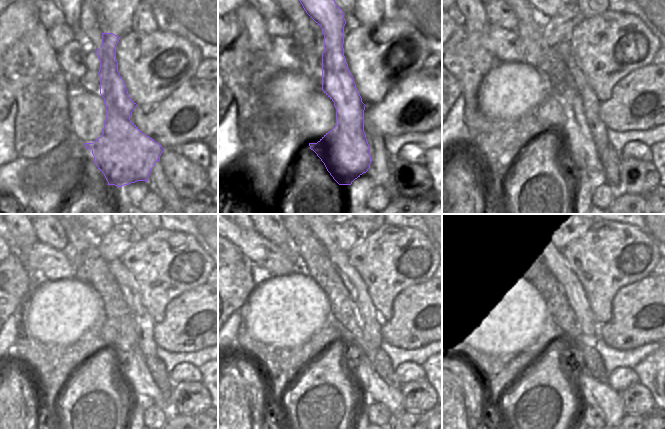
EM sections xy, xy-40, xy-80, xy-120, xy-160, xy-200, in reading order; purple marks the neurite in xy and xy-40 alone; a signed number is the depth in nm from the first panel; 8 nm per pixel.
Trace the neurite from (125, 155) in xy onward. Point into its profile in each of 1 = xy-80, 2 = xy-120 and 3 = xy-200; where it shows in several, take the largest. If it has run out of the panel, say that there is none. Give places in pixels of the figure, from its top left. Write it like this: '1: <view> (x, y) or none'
1: xy-80 (576, 151)
2: xy-120 (135, 376)
3: xy-200 (593, 391)

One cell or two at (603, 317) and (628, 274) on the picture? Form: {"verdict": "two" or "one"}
{"verdict": "one"}

